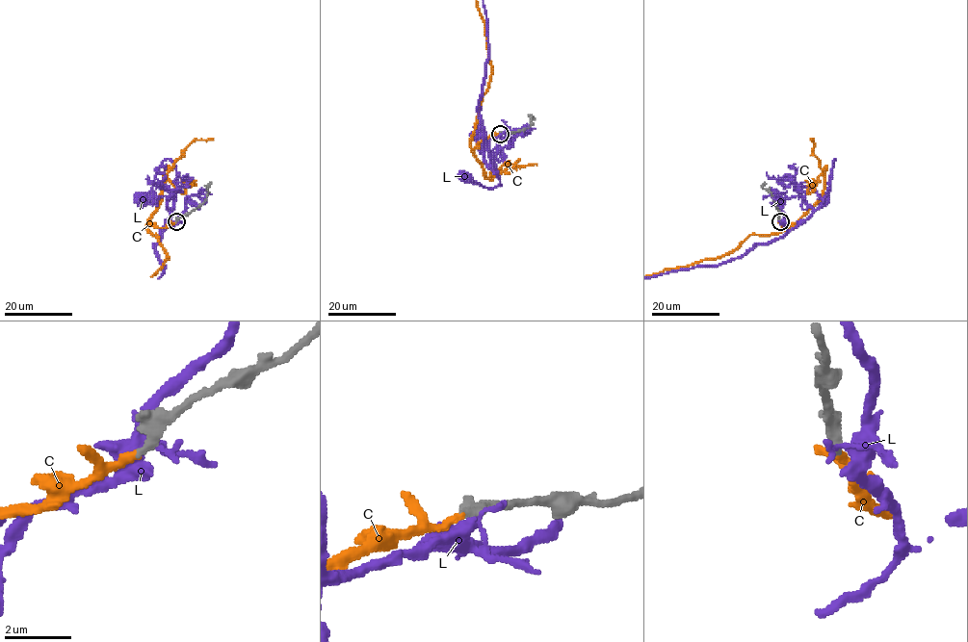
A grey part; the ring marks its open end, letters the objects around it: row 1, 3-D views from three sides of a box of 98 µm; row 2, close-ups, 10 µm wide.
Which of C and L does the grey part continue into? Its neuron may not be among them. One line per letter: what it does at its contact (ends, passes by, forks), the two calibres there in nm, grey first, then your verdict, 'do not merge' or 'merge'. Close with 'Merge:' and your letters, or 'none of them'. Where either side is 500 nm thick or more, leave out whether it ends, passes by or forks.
C: it ends; calibres 400 and 220 nm; merge
L: it ends; calibres 480 and 190 nm; do not merge
Merge: C

